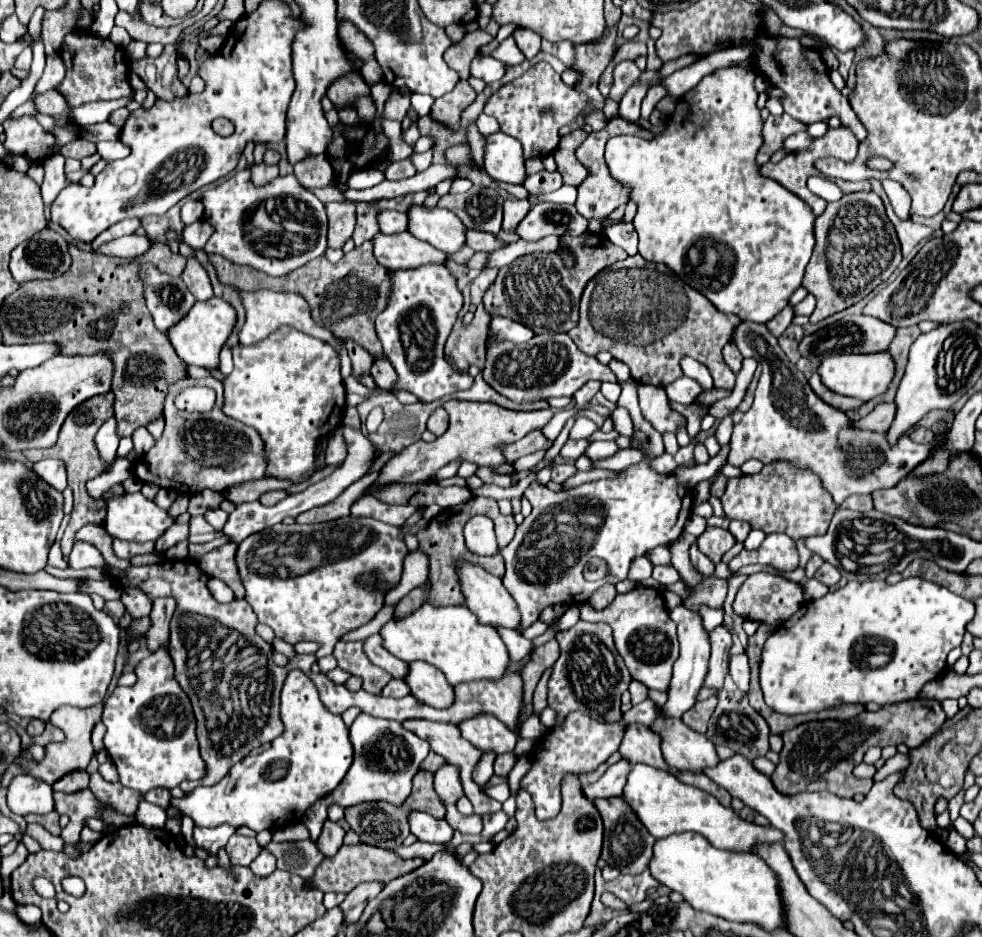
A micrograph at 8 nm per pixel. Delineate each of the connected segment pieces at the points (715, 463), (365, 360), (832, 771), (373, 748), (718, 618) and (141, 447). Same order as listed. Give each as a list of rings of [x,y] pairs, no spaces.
[[[724,446],[716,458],[710,458],[708,464],[696,464],[696,466],[678,466],[672,476],[678,480],[678,484],[686,486],[686,488],[694,488],[698,482],[712,478],[724,464],[726,464],[726,456],[728,456],[728,446]]]
[[[346,340],[346,348],[348,348],[348,356],[352,360],[352,376],[354,378],[360,378],[364,374],[370,374],[370,368],[372,368],[372,356],[364,350],[364,348],[358,348],[358,344]]]
[[[926,698],[888,704],[878,712],[862,712],[850,722],[806,722],[782,734],[784,748],[770,780],[774,788],[786,796],[820,790],[828,790],[842,798],[852,798],[856,792],[868,794],[868,790],[872,788],[872,780],[860,780],[852,774],[852,770],[856,764],[862,762],[862,756],[874,742],[880,746],[898,746],[904,742],[910,748],[918,748],[922,742],[934,736],[934,732],[938,732],[944,722],[946,714],[940,702]]]
[[[360,714],[350,726],[350,742],[354,748],[354,760],[344,780],[334,788],[334,792],[326,794],[322,800],[314,802],[306,814],[304,824],[310,830],[310,840],[318,842],[324,822],[328,820],[328,808],[338,804],[340,808],[350,808],[362,802],[388,802],[396,808],[404,806],[406,798],[412,790],[412,778],[420,770],[420,764],[426,760],[430,746],[418,738],[414,732],[406,730],[396,720],[384,720],[370,714]]]
[[[702,604],[702,606],[700,606],[700,614],[702,614],[702,618],[706,620],[706,630],[710,632],[710,630],[716,628],[718,624],[722,624],[724,608],[712,608],[712,606],[708,606],[708,604]]]
[[[142,426],[132,434],[133,447],[138,457],[144,456],[152,446],[154,446],[154,438],[150,436],[150,432]]]

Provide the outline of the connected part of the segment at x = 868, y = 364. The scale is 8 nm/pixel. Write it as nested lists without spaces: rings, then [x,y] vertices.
[[[874,352],[874,354],[834,354],[832,364],[824,362],[824,370],[820,368],[818,372],[822,374],[824,384],[842,396],[852,396],[858,400],[874,400],[876,396],[884,394],[894,378],[894,358],[890,352]]]

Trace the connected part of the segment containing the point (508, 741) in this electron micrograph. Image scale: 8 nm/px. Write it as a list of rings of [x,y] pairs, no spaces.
[[[476,716],[474,720],[458,724],[458,728],[462,736],[482,752],[512,752],[518,740],[518,736],[514,736],[514,732],[510,732],[502,722],[494,720],[494,716]]]

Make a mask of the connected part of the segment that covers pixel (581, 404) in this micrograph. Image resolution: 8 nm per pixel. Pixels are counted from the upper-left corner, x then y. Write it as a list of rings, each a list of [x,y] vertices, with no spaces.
[[[590,380],[590,382],[586,382],[576,394],[574,394],[574,400],[576,400],[576,406],[574,406],[574,410],[584,410],[586,406],[588,406],[588,402],[592,400],[592,396],[596,394],[600,390],[600,382],[598,380]]]

